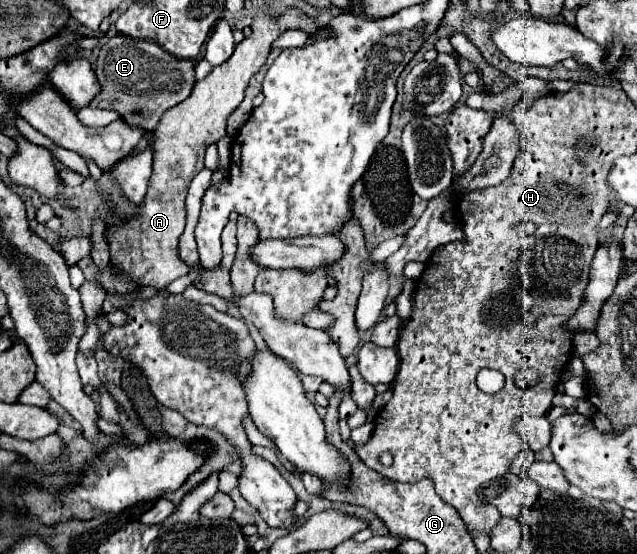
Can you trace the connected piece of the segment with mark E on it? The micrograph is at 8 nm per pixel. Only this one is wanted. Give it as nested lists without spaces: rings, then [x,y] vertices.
[[[125,35],[111,37],[99,53],[95,73],[103,91],[93,99],[91,107],[111,109],[121,115],[125,123],[141,129],[155,129],[161,115],[185,101],[195,85],[195,65],[189,59],[177,59],[165,53],[153,41],[141,41]]]

